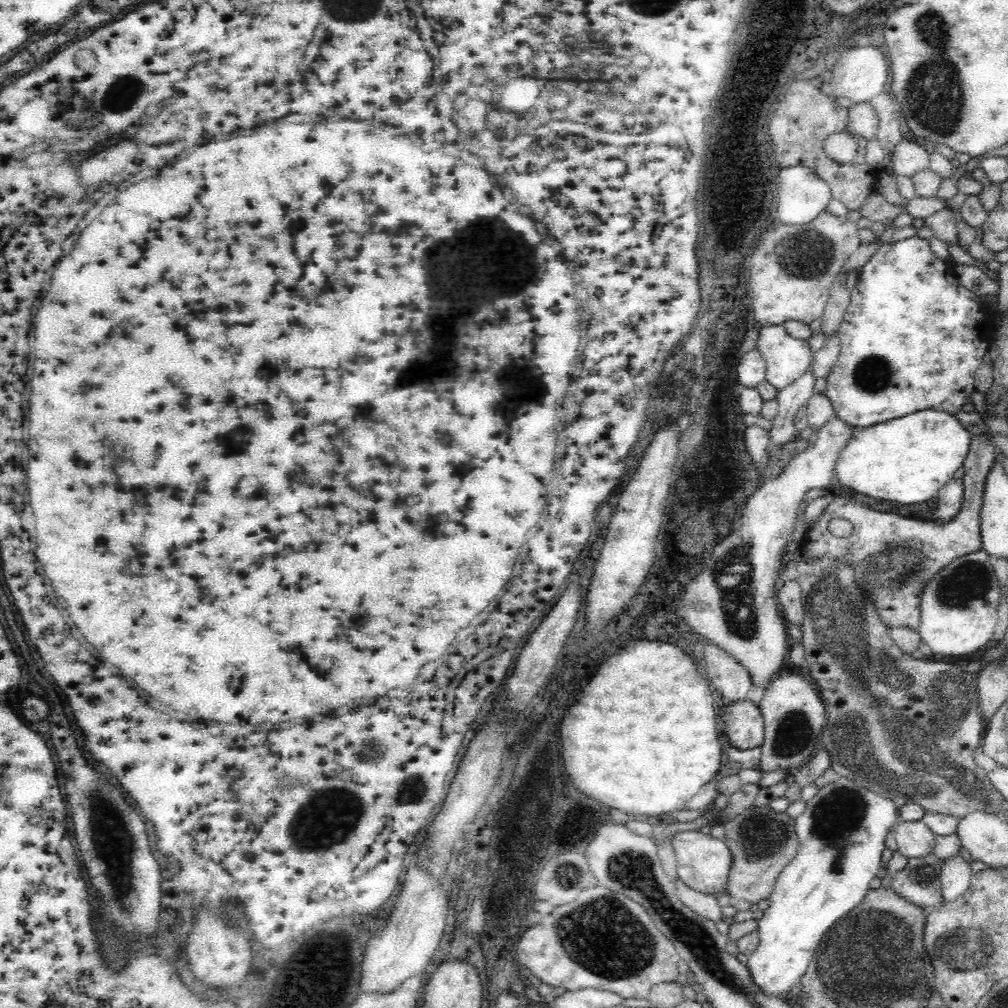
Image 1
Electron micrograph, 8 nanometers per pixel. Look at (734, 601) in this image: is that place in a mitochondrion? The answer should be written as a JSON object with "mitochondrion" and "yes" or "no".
{"mitochondrion":"yes"}

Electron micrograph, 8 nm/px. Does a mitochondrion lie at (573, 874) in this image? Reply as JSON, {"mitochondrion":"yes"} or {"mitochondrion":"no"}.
{"mitochondrion":"yes"}

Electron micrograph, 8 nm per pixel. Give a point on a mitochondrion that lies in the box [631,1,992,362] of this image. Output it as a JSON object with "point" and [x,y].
{"point":[935,95]}

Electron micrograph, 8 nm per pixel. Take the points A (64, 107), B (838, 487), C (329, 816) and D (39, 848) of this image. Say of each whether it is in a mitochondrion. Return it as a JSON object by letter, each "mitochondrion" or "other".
{"A":"other","B":"other","C":"mitochondrion","D":"other"}

